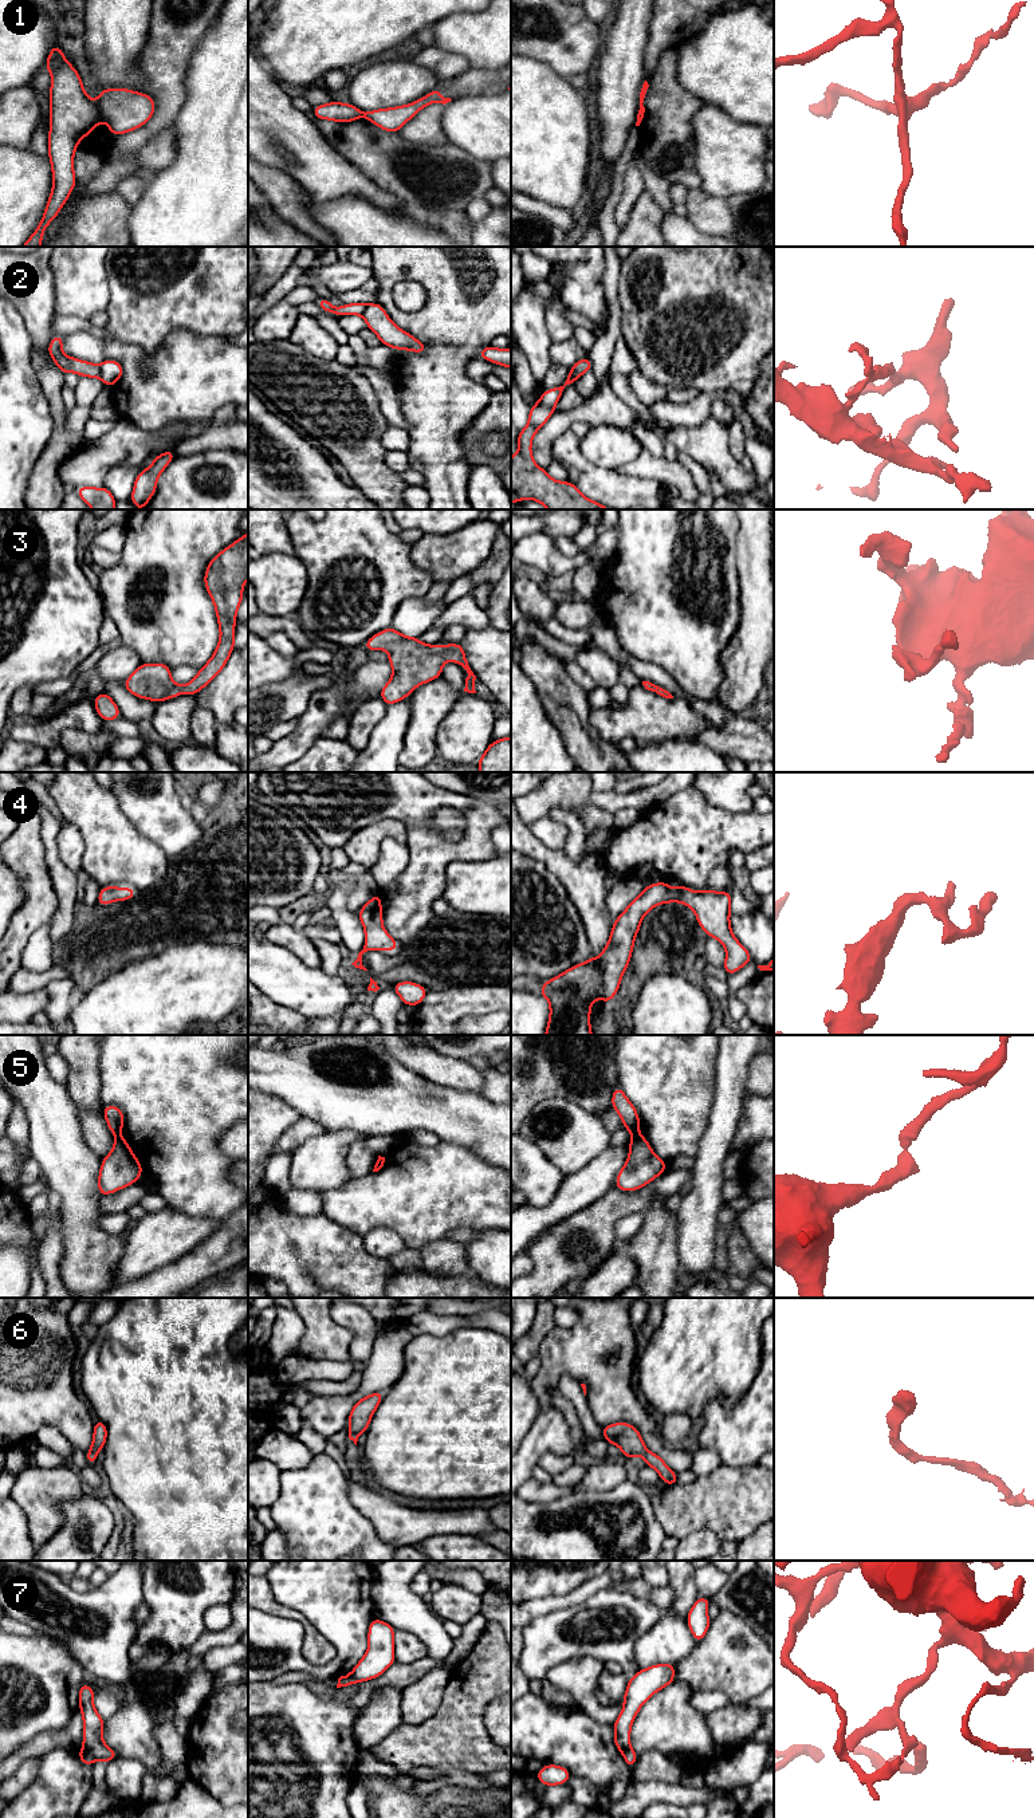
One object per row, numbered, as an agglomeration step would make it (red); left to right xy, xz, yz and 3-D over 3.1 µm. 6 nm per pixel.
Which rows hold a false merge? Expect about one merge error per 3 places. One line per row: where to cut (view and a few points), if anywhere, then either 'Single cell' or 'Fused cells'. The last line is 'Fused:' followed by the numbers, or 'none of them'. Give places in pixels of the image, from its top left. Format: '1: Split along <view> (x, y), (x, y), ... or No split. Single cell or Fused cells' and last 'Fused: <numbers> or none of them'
1: Split along xy (97, 105), (102, 117). Fused cells
2: Split along yz (570, 368), (574, 381). Fused cells
3: No split. Single cell
4: No split. Single cell
5: Split along xy (120, 1134), (116, 1137). Fused cells
6: No split. Single cell
7: Split along xy (83, 1746), (95, 1759). Fused cells
Fused: 1, 2, 5, 7

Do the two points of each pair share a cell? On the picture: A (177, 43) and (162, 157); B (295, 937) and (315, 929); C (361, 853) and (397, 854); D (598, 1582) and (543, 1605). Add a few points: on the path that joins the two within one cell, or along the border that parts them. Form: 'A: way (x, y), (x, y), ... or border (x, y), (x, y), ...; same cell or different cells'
A: border (172, 125), (157, 132), (142, 148); different cells
B: border (301, 931), (311, 940); different cells
C: border (407, 841), (386, 837), (380, 858), (369, 869); different cells
D: way (585, 1590), (567, 1601), (557, 1602); same cell

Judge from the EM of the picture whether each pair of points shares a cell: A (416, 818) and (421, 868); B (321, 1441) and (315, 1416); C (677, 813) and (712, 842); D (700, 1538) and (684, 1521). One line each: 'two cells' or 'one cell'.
A: one cell
B: two cells
C: one cell
D: two cells

